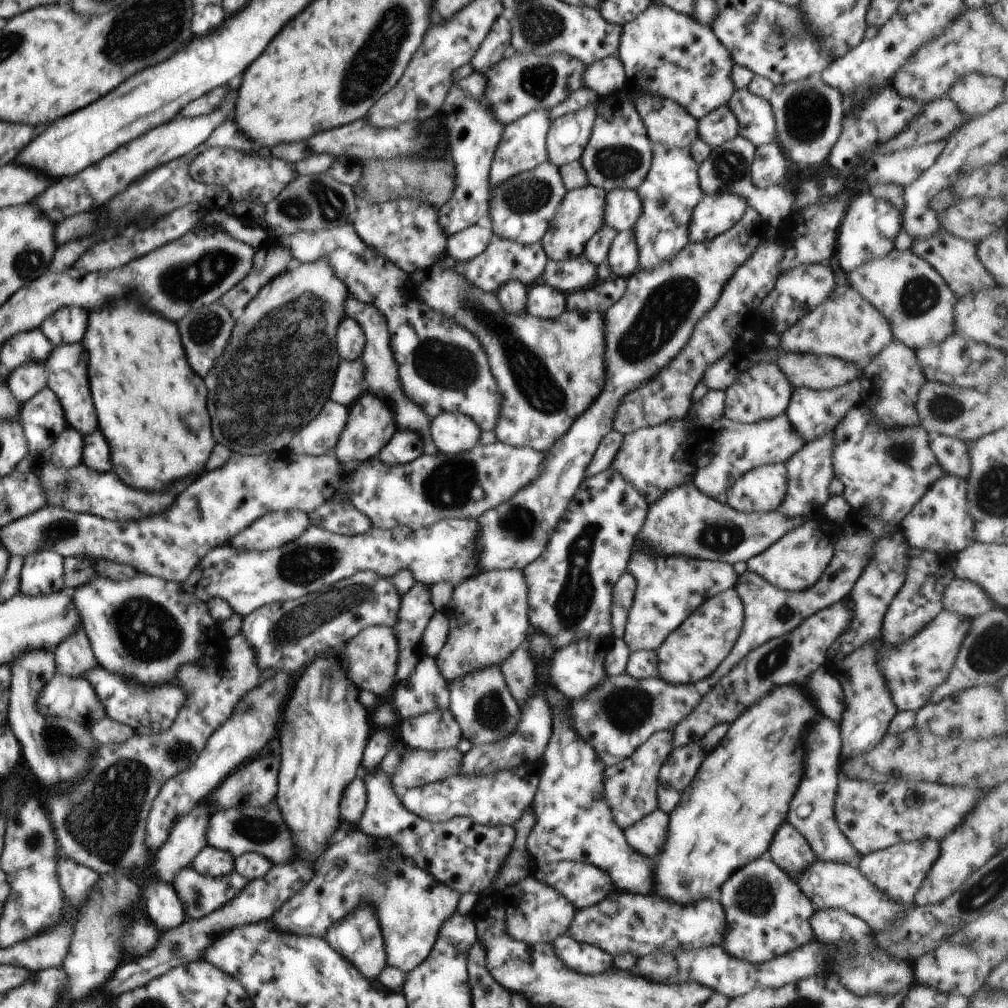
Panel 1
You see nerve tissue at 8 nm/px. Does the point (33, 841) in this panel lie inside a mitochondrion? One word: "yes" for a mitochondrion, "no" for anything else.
yes

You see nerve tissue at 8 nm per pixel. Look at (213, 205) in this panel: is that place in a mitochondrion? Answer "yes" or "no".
no

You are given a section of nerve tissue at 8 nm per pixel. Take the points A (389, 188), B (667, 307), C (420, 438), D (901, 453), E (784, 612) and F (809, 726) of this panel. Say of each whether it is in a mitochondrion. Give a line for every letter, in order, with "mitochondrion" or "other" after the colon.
A: other
B: mitochondrion
C: other
D: mitochondrion
E: mitochondrion
F: other

